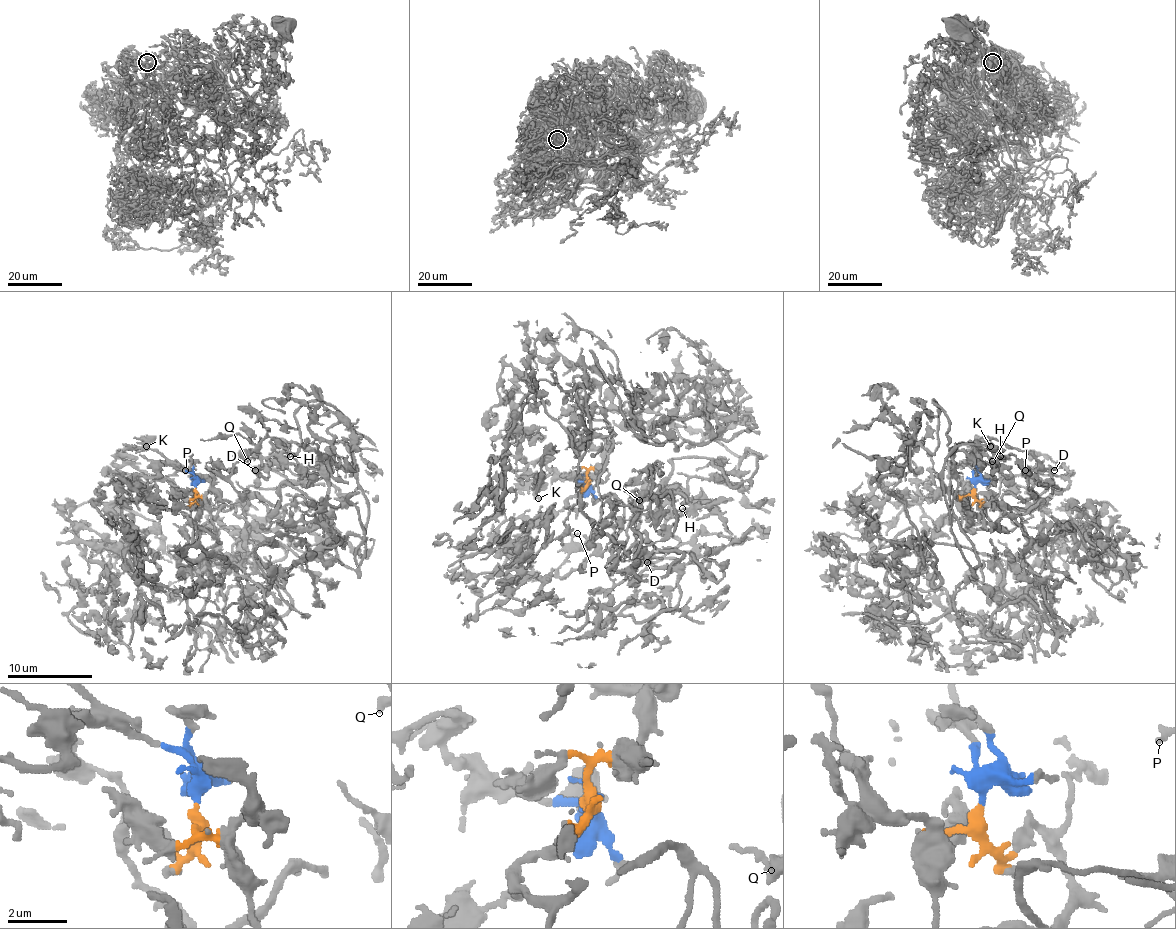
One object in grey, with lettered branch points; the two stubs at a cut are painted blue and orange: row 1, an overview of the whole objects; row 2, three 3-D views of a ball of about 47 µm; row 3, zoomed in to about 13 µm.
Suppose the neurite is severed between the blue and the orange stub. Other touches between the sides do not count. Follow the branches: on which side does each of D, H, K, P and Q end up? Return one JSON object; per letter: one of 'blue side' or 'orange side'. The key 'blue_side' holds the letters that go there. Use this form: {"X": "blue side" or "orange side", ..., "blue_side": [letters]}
{"D": "orange side", "H": "orange side", "K": "blue side", "P": "orange side", "Q": "orange side", "blue_side": ["K"]}

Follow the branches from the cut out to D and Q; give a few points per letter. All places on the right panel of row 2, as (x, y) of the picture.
D: (974, 488), (961, 526), (993, 528), (989, 507), (1016, 517), (1001, 498), (1059, 488), (1055, 470)
Q: (974, 488), (969, 530), (1059, 488), (991, 438), (993, 462)

